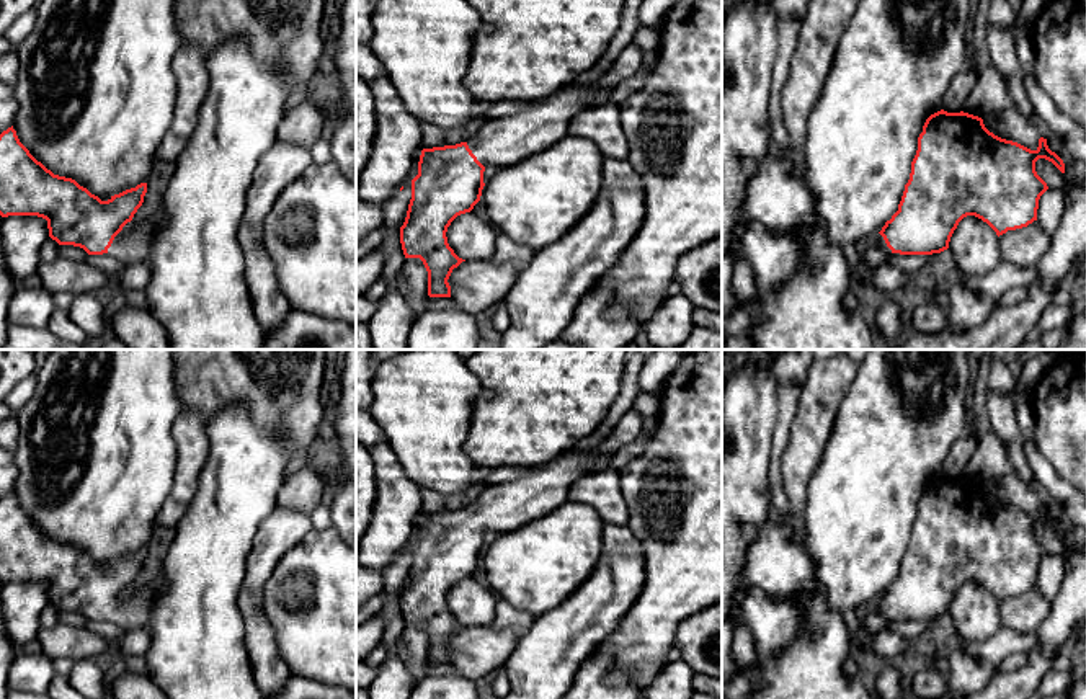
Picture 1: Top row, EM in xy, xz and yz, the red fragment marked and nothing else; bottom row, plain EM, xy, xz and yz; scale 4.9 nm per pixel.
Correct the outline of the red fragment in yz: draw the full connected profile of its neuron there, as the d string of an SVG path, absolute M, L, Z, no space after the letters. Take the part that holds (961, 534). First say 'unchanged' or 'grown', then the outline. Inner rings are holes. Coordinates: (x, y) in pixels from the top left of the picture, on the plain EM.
grown; M944 475L931 480L918 503L918 516L898 577L879 598L879 611L900 621L941 619L949 614L954 596L967 581L986 588L998 603L1027 593L1037 586L1039 565L1048 555L1035 537L1039 524L1052 528L1065 539L1063 526L1048 514L1044 503L1039 505L1039 513L1030 516L995 501L978 482Z

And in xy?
grown; M16 496L0 500L0 581L38 581L47 586L49 603L59 611L83 614L88 621L111 619L124 630L144 629L152 606L165 590L165 577L158 573L150 583L139 586L129 598L122 593L132 586L144 568L147 549L101 567L75 545L54 541L20 508Z

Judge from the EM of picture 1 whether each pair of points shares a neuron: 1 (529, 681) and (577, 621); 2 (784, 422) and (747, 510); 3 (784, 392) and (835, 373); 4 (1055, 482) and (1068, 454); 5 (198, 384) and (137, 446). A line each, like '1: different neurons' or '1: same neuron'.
1: same neuron
2: different neurons
3: different neurons
4: different neurons
5: different neurons

